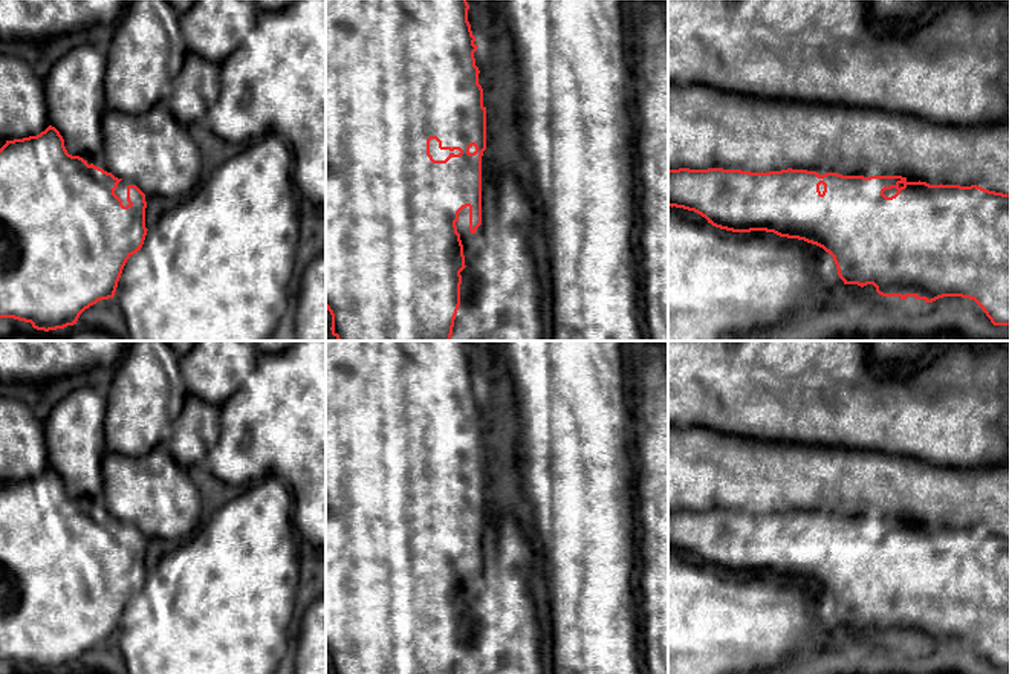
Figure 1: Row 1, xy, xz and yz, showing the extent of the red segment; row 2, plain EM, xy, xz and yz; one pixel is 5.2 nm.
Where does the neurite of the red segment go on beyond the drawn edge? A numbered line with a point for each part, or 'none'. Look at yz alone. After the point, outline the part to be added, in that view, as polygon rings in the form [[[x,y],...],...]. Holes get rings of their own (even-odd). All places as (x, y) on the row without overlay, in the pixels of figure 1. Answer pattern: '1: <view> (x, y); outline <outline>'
none

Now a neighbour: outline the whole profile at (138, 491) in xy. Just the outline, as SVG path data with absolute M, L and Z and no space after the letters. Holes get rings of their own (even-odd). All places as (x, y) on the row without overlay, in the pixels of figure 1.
M162 445L144 455L113 454L105 449L102 492L79 500L121 523L115 536L124 549L130 547L128 527L136 527L145 536L145 544L150 538L180 543L199 526L202 498L194 483L188 500L173 488L167 478L173 465L174 459Z

